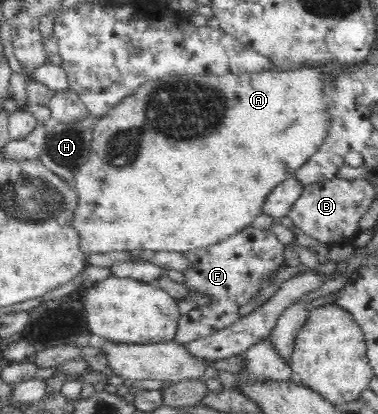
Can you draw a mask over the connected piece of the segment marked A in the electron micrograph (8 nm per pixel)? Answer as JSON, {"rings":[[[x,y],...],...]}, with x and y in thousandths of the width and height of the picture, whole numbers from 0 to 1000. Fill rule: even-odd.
{"rings":[[[717,157],[712,169],[677,179],[598,179],[598,184],[479,186],[455,184],[444,193],[394,196],[370,208],[349,229],[339,229],[296,266],[286,268],[246,314],[246,336],[238,350],[233,384],[198,420],[204,464],[204,500],[193,524],[196,553],[235,611],[275,614],[294,606],[362,606],[370,601],[497,606],[556,594],[561,587],[587,585],[595,575],[635,563],[648,548],[664,546],[675,529],[693,519],[696,493],[709,469],[759,435],[775,428],[783,411],[815,391],[815,382],[836,372],[865,314],[865,273],[854,242],[857,171],[849,162],[794,164],[743,174]]]}

